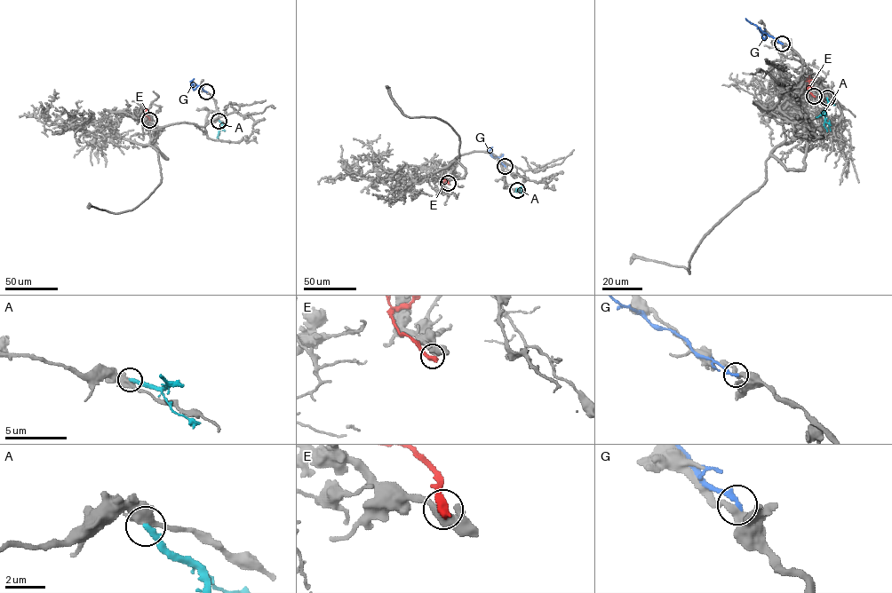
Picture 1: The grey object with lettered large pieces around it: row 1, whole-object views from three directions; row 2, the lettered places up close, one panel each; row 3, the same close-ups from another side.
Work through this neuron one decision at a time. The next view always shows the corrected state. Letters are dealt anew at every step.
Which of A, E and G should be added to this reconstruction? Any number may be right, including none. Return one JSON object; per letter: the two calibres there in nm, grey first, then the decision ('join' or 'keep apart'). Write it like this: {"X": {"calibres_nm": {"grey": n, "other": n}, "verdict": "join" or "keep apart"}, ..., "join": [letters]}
{"A": {"calibres_nm": {"grey": 500, "other": 300}, "verdict": "keep apart"}, "E": {"calibres_nm": {"grey": 500, "other": 460}, "verdict": "keep apart"}, "G": {"calibres_nm": {"grey": 360, "other": 280}, "verdict": "keep apart"}, "join": []}

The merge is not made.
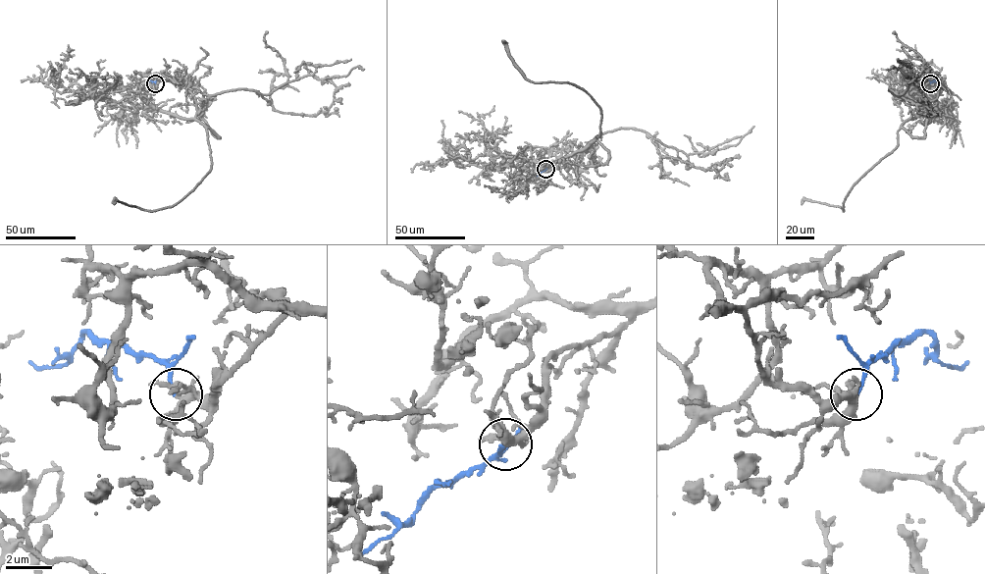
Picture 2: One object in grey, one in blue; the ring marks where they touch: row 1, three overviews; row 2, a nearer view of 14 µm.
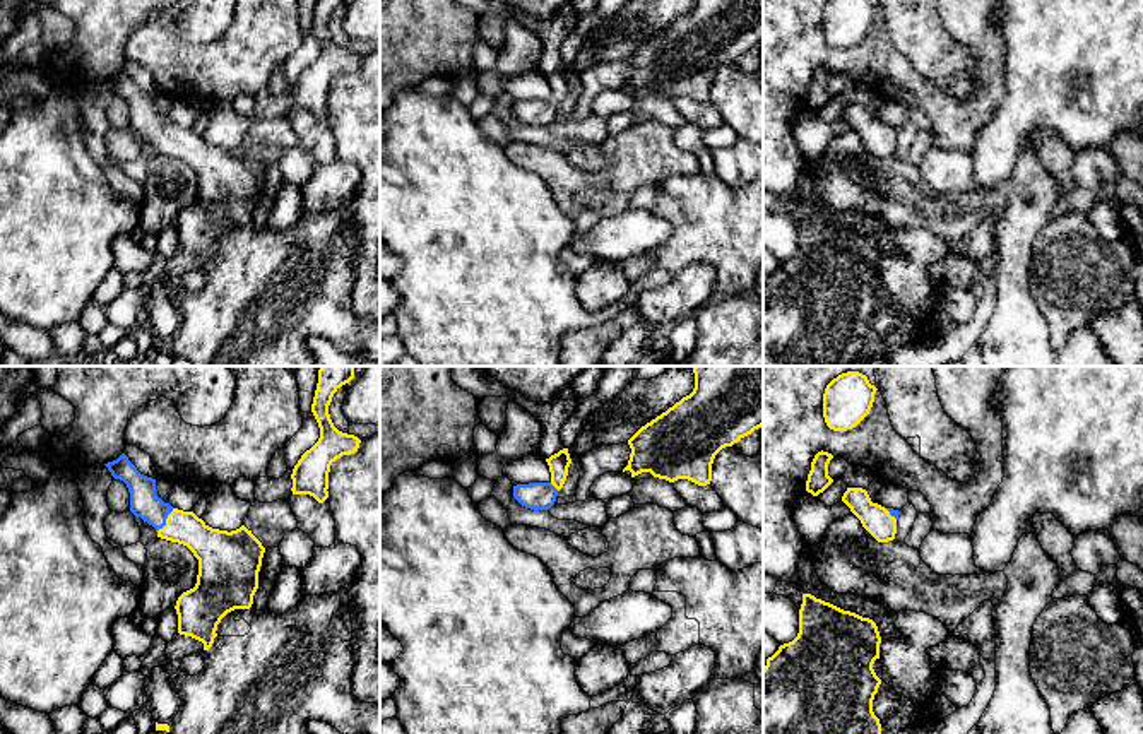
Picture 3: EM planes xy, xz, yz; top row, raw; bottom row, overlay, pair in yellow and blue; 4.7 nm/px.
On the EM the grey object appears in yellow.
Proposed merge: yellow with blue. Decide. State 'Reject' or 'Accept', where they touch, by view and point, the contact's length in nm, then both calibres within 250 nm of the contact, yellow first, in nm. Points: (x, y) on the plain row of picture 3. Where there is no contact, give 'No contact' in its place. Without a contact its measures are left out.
Accept. Touches yellow at xy (166, 137). Shared border 140 nm. Thickness 180 nm (yellow) against 140 nm

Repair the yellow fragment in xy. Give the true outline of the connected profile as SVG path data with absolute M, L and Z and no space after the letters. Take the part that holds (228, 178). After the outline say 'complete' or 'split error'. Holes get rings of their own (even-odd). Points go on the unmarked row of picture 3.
M125 70L104 82L115 96L127 101L130 128L152 142L157 154L187 163L198 176L197 200L178 214L175 226L178 250L202 258L204 267L209 267L217 253L216 246L221 236L234 226L252 224L265 164L245 142L231 149L212 145L193 128L164 120L156 110L156 96L140 91Z; split error

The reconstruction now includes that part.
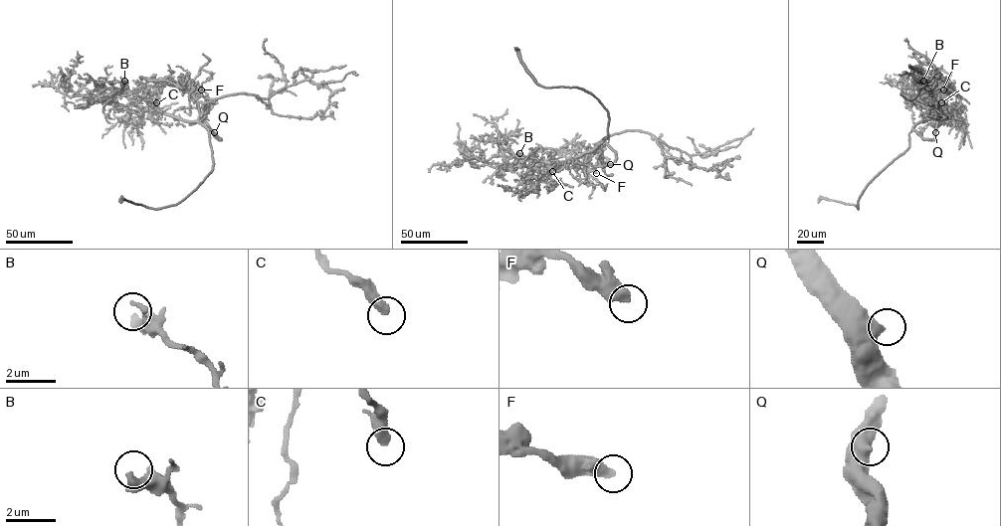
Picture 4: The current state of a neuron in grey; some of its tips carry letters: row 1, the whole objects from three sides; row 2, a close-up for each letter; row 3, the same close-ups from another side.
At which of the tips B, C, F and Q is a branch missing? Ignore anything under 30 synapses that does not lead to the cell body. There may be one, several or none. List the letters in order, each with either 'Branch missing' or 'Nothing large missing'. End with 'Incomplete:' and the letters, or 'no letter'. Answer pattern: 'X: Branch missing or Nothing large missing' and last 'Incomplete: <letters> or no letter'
B: Nothing large missing
C: Nothing large missing
F: Branch missing
Q: Nothing large missing
Incomplete: F

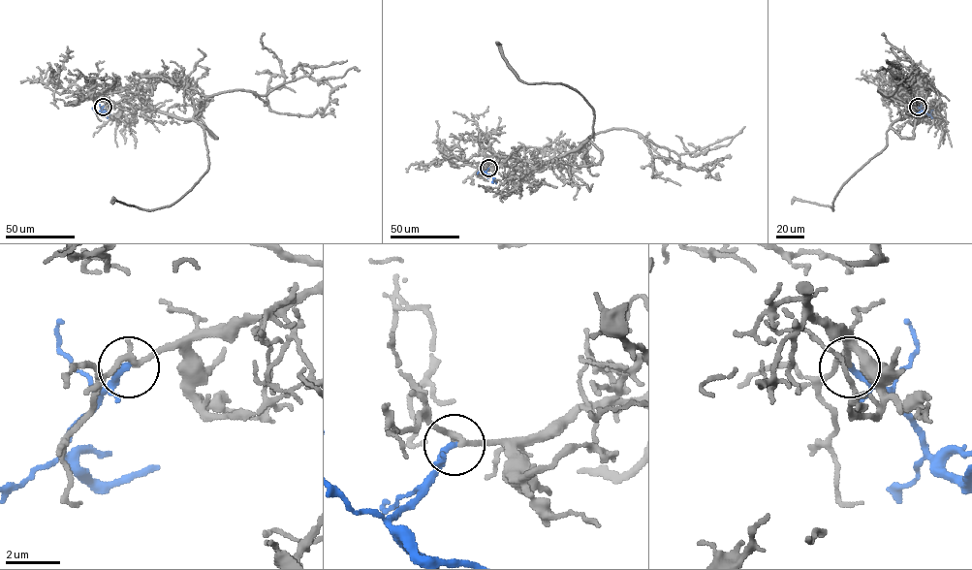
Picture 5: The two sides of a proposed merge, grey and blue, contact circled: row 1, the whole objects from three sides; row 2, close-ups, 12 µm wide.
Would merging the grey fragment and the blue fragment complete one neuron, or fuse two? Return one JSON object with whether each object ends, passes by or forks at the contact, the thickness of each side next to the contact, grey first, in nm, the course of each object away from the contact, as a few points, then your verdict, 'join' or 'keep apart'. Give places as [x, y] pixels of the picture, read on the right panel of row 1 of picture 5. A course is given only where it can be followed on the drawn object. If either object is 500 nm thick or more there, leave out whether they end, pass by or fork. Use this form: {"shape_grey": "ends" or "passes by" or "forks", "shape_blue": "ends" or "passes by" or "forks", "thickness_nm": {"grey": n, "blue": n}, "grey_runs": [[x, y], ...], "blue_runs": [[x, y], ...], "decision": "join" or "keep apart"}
{"shape_grey": "passes by", "shape_blue": "ends", "thickness_nm": {"grey": 190, "blue": 260}, "grey_runs": [[918, 107], [911, 97], [913, 110], [899, 119], [897, 97], [904, 89], [878, 90], [919, 115], [913, 81]], "blue_runs": [[918, 107], [927, 114], [933, 110]], "decision": "join"}

